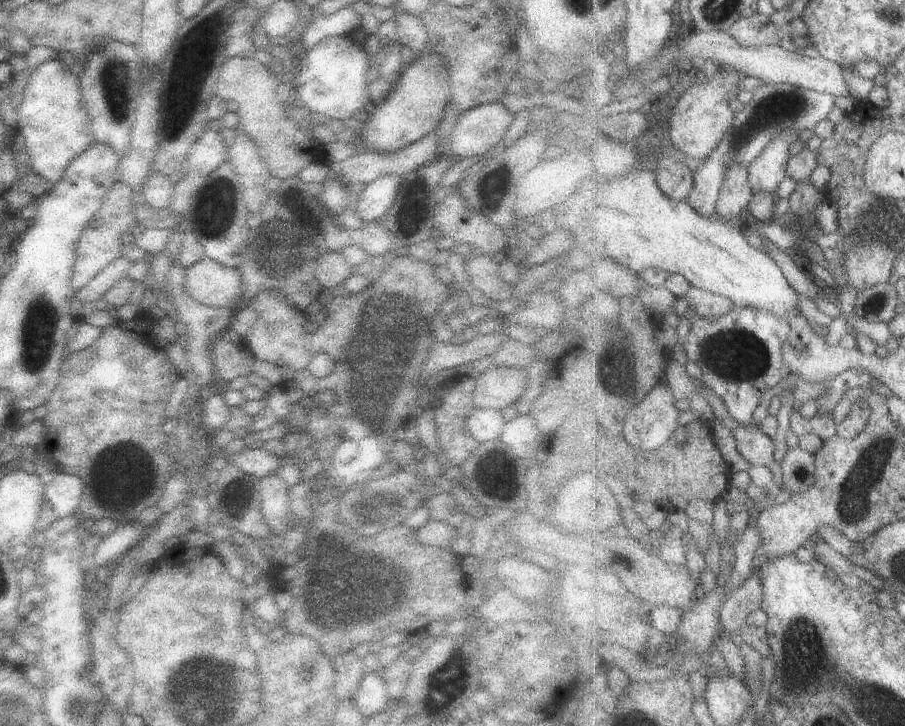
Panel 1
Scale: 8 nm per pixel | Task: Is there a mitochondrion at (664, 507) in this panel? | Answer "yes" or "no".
no

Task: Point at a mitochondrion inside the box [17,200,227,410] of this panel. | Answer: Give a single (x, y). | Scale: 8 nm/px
(37, 337)

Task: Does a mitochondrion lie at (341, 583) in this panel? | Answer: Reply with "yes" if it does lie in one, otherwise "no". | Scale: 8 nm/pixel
yes

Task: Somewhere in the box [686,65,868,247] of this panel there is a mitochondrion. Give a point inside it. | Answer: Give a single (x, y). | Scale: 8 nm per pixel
(776, 110)

